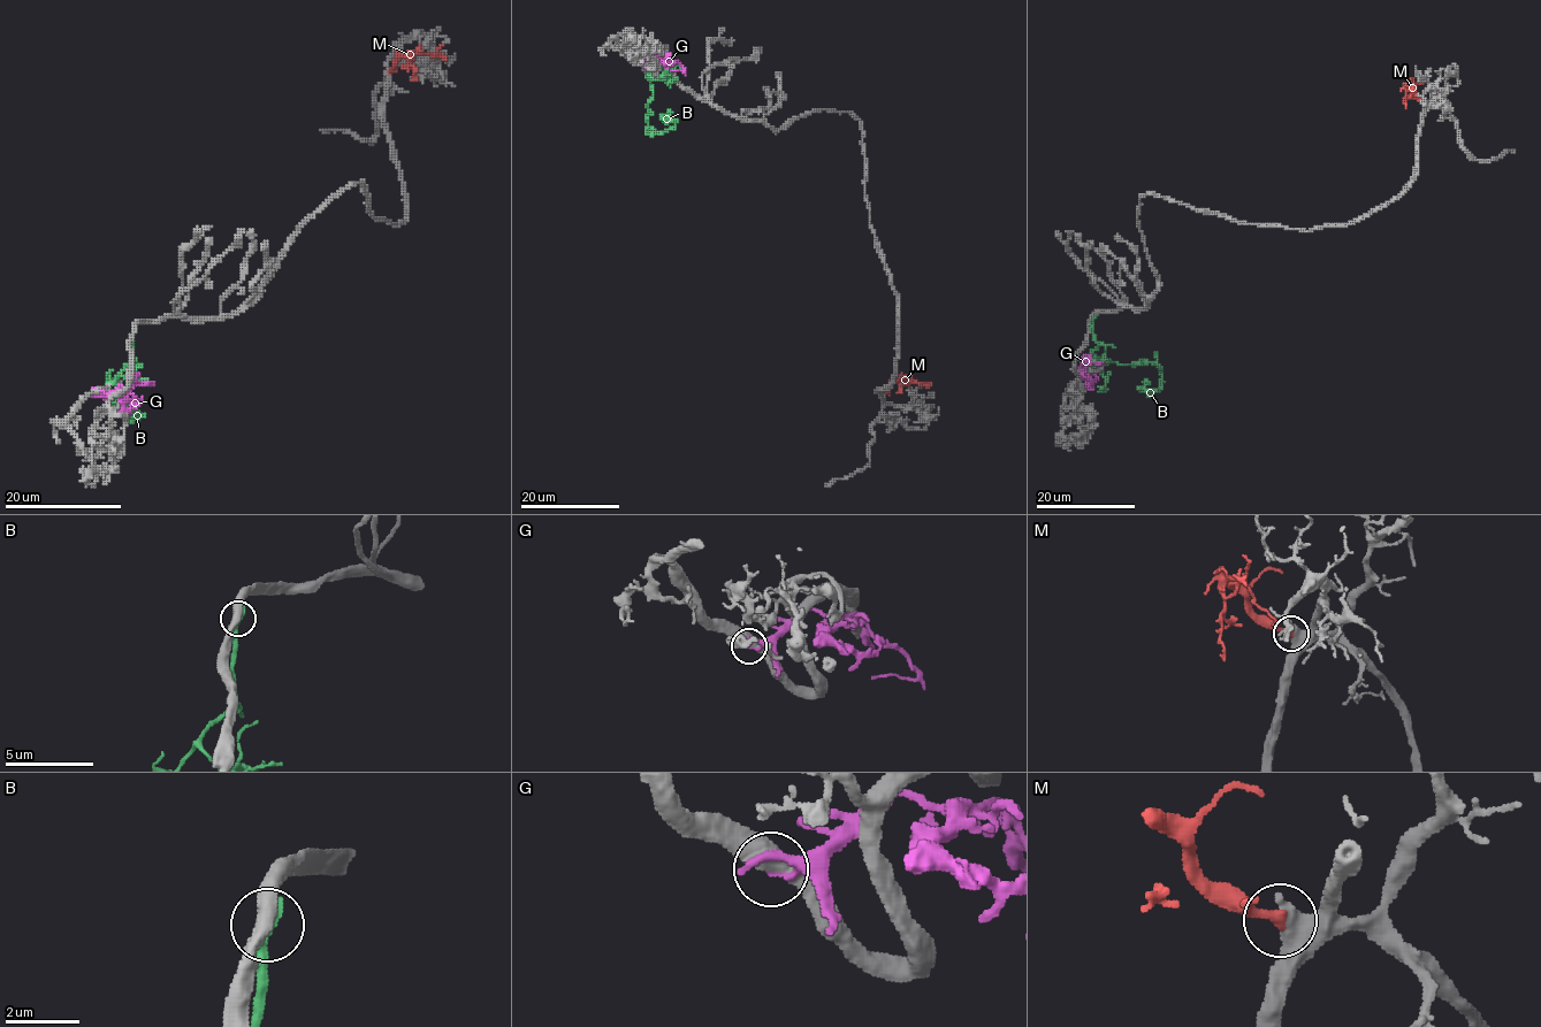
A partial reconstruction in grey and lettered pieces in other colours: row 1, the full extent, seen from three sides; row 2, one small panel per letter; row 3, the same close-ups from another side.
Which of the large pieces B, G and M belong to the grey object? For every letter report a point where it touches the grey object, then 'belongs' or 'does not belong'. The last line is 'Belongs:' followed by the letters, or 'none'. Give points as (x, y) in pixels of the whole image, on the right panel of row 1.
B: contact (1092, 320); does not belong
G: contact (1089, 369); does not belong
M: contact (1425, 101); belongs
Belongs: M

